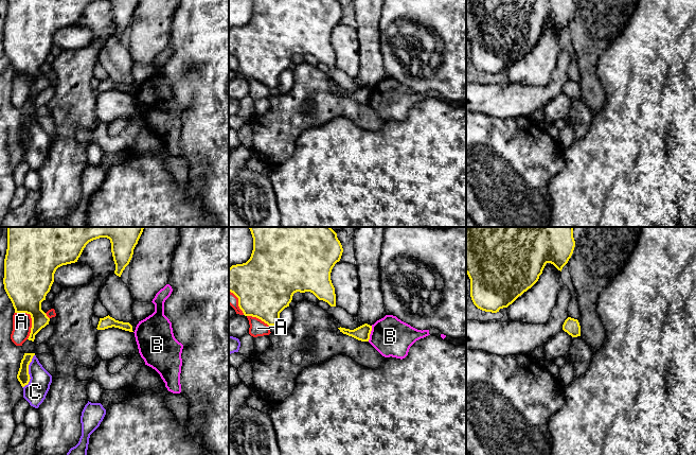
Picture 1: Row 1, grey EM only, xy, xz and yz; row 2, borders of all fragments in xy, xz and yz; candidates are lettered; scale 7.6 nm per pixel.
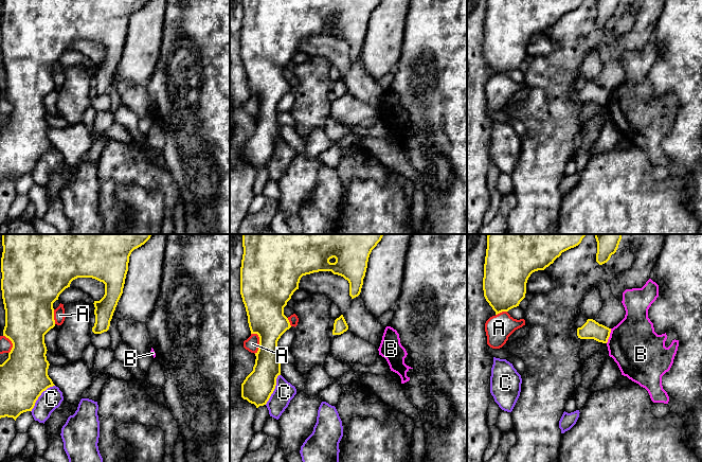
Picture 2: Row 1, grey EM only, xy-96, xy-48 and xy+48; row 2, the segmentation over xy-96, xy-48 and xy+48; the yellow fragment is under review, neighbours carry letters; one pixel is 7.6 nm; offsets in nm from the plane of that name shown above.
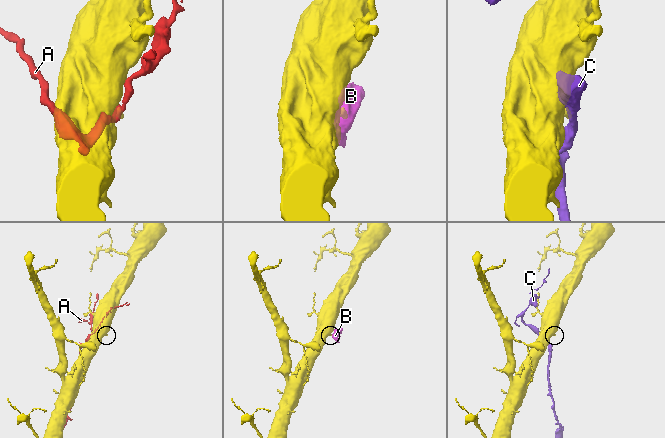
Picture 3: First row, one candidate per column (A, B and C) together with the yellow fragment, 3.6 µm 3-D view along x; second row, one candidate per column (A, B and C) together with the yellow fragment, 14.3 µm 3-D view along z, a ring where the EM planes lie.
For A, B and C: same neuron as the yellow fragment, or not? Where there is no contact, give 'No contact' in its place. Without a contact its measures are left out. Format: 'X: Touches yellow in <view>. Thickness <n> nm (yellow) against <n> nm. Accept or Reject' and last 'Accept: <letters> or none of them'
A: Touches yellow in xy. Thickness 320 nm (yellow) against 140 nm. Reject
B: Touches yellow in xz. Thickness 110 nm (yellow) against 300 nm. Reject
C: Touches yellow in xy. Thickness 90 nm (yellow) against 170 nm. Reject
Accept: none of them

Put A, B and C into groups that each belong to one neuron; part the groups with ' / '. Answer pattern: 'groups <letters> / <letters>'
groups A / B / C

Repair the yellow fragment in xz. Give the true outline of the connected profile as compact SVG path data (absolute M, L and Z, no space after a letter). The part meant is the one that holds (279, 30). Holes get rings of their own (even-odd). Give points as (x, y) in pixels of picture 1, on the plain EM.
M253 0L250 21L229 31L229 54L238 60L245 78L278 88L280 75L292 63L295 55L313 55L319 63L336 69L331 35L343 15L338 0Z

